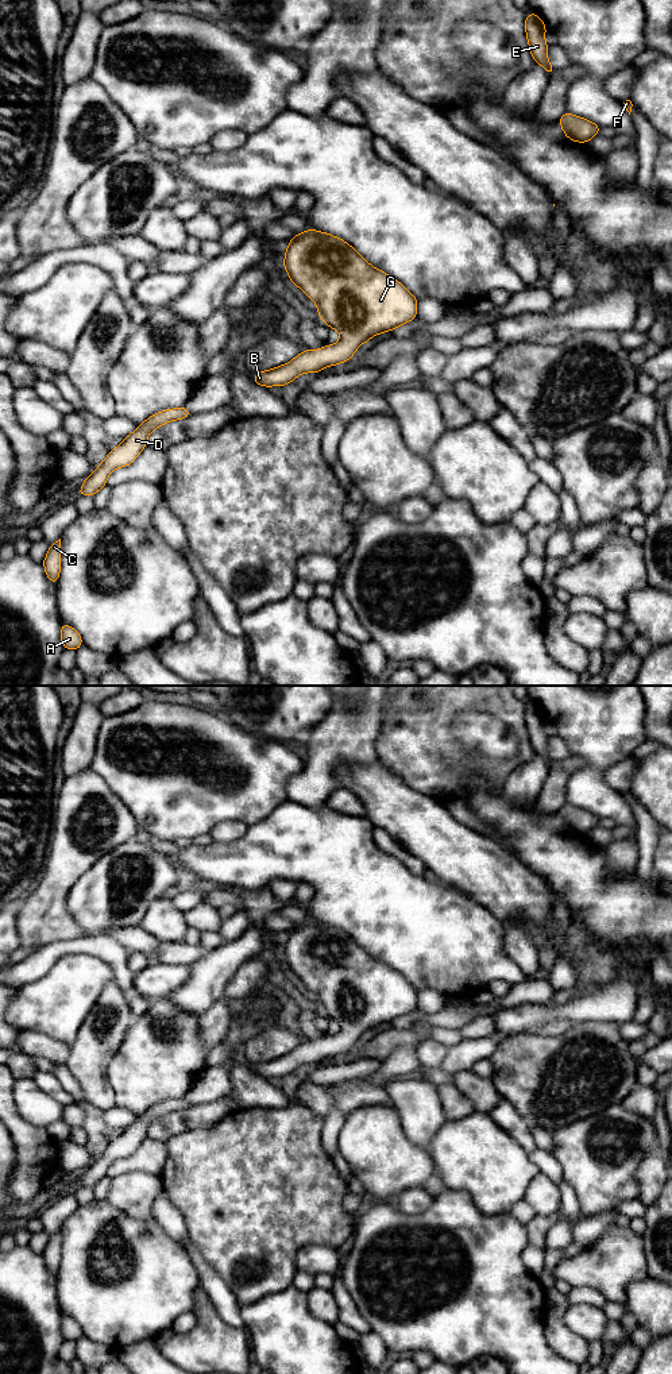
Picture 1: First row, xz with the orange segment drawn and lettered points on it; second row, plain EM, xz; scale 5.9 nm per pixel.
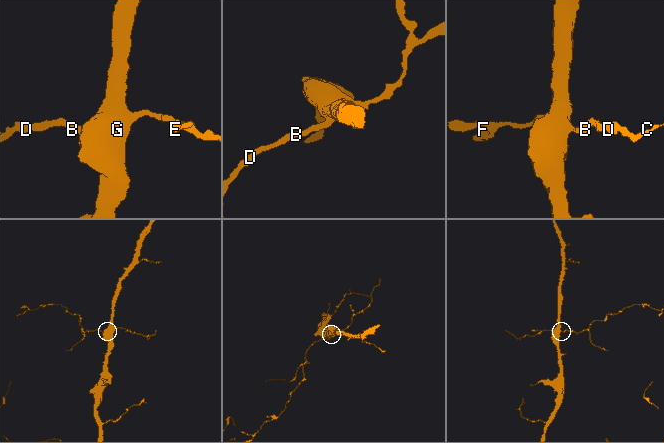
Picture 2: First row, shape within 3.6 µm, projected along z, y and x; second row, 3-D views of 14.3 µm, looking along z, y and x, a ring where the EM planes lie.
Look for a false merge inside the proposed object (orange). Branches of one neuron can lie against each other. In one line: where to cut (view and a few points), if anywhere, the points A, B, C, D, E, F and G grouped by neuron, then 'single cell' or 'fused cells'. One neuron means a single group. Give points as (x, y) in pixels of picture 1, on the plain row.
cut none; groups A B C D E F G; single cell

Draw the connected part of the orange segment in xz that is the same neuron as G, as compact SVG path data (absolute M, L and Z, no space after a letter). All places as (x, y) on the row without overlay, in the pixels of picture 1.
M308 920L297 925L289 931L283 958L290 968L290 974L297 976L317 996L317 1003L323 1014L340 1024L340 1031L332 1037L324 1037L321 1041L305 1041L289 1054L273 1061L254 1065L254 1073L264 1078L285 1077L291 1074L304 1064L318 1064L328 1057L348 1053L360 1035L367 1034L372 1027L406 1015L417 1008L417 989L398 972L387 966L385 962L372 958L352 937L343 930L332 927L327 923Z

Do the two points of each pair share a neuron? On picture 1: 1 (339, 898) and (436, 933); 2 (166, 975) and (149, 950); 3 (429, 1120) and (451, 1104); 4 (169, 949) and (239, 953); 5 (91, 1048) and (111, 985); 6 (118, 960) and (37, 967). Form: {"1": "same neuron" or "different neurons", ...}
{"1": "same neuron", "2": "different neurons", "3": "different neurons", "4": "different neurons", "5": "same neuron", "6": "same neuron"}

